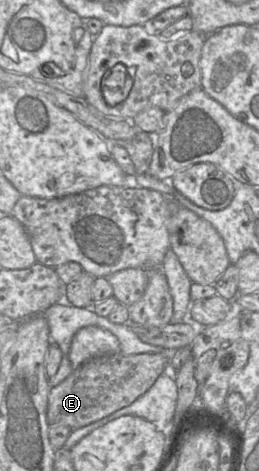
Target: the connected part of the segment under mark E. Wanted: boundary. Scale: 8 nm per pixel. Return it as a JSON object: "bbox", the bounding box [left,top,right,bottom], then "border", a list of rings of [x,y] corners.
{"bbox":[47,351,173,430],"border":[[[173,351],[133,355],[117,353],[87,361],[61,383],[50,388],[47,406],[49,426],[65,425],[76,430],[129,406],[167,371]]]}

